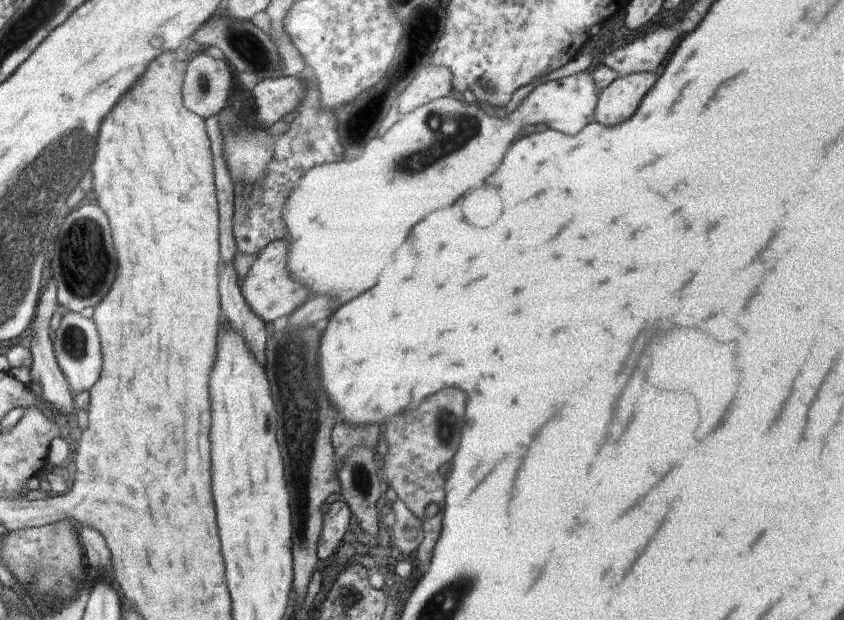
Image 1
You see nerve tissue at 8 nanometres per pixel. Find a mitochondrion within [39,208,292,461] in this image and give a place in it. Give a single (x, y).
(85, 263)

